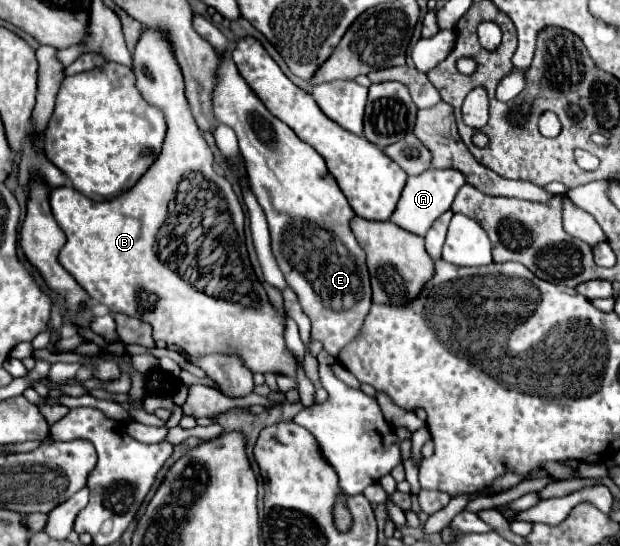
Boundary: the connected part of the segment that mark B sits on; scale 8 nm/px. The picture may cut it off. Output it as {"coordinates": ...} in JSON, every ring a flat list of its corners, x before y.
{"coordinates":[[143,28,141,38,133,50,133,74,135,74,135,84,139,92,143,94,143,98,149,104,155,104,165,112,167,136,163,142,161,156,153,162,153,168,149,168,149,172,145,172,145,176,141,176,141,180,129,192,123,192,105,202,93,202,71,186,61,186,61,188,51,190,53,216,57,224,61,226,61,230,67,234,67,244,59,252,59,262,81,284,81,288,89,292,91,298,97,298,101,304,105,304,113,312,121,312,121,314,127,314,127,316,133,316,151,324,155,342,165,340,167,344,179,344,191,356,203,356,211,352,237,352,251,372,261,372,261,374,271,372,271,374,285,374,289,378,295,378,299,372,299,364,295,356,289,352,289,348,285,346,287,310,277,308,269,302,267,292,263,284,257,280,253,266,249,262,245,240,241,240,241,248,237,248,237,252,241,252,241,264,245,264,245,272,241,272,245,280,241,280,241,294,237,294,235,304,229,304,229,300,221,300,221,296,205,294,203,290,183,280,177,272,173,272,169,266,165,266,159,260,155,252,157,232,167,218,167,204,169,200,173,200,173,192,177,192,177,184,181,182,183,176,187,176,189,172,201,172,205,180,215,184,213,188,217,188,217,196,221,196,221,200,225,200,229,208,241,208,241,204,231,184,225,178,217,176,213,170,213,152,207,146,205,138,201,136,191,116,191,108,185,98,183,74,171,50,171,40,163,30]]}

